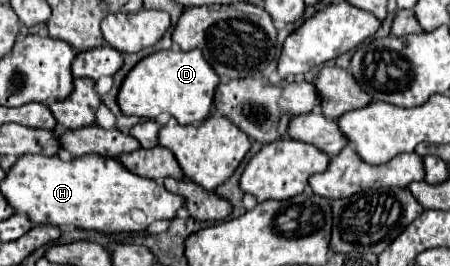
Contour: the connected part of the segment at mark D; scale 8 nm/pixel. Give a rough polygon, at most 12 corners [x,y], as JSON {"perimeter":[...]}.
{"perimeter":[[198,48],[142,58],[116,100],[124,114],[208,118],[220,78]]}

